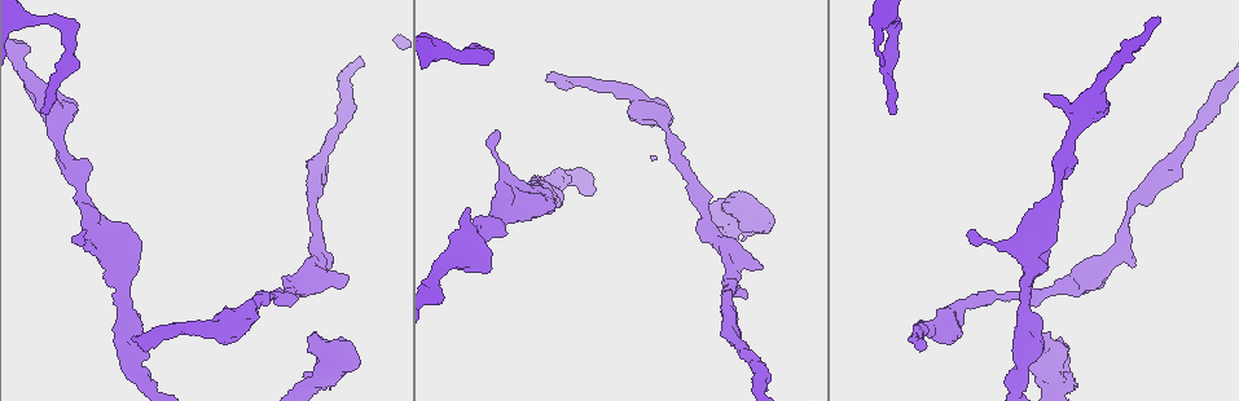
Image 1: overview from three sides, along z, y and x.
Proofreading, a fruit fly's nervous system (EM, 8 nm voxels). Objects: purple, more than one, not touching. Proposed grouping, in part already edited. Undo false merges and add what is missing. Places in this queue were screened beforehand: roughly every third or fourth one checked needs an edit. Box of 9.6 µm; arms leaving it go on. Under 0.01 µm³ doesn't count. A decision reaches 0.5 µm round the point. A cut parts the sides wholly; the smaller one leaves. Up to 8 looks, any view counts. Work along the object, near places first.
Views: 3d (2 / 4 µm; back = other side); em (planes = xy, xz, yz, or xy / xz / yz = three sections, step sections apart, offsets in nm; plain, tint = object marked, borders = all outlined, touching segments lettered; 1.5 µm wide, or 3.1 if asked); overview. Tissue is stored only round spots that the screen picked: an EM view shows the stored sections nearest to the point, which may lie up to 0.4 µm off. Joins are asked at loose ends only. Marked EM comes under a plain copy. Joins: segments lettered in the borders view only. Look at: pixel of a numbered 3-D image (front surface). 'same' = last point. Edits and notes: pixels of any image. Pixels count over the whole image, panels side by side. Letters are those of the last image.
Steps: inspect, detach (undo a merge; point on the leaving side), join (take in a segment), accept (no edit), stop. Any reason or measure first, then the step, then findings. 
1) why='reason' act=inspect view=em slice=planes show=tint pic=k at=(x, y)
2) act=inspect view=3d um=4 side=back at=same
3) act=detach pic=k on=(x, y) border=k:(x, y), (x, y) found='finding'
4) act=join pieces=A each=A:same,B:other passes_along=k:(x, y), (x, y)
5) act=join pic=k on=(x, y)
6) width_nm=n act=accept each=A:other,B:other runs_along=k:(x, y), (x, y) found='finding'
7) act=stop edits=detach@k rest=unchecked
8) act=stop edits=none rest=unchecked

why='branch stops here' act=inspect view=3d um=4 side=back pic=1 at=(762, 269)

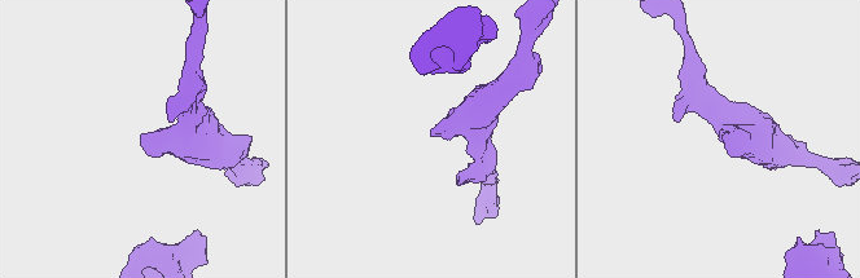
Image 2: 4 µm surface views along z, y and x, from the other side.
why='need the tissue' act=inspect view=em slice=planes show=borders pic=2 at=(143, 140)

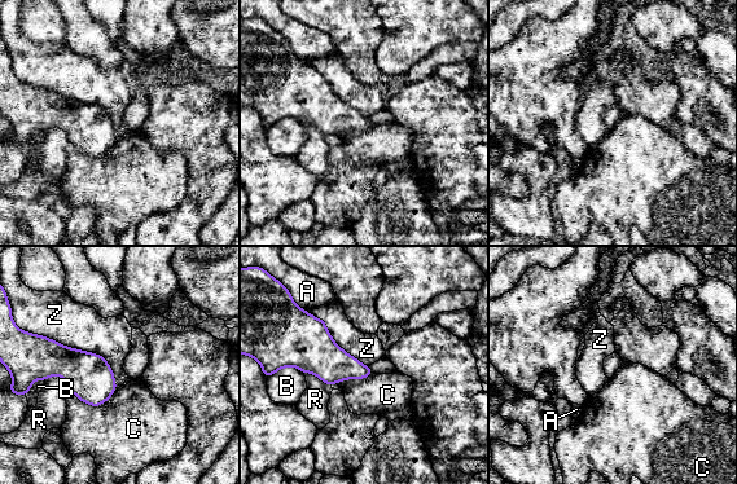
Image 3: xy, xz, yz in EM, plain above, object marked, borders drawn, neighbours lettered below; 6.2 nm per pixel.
act=accept each=A:other,B:other,C:other,R:other,Z:other border=3:(33, 333), (99, 353), (117, 387) found='no lettered segment goes on from it'

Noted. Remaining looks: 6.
why='branch stops here' act=inspect view=em slice=planes show=tint pic=1 at=(1044, 96)

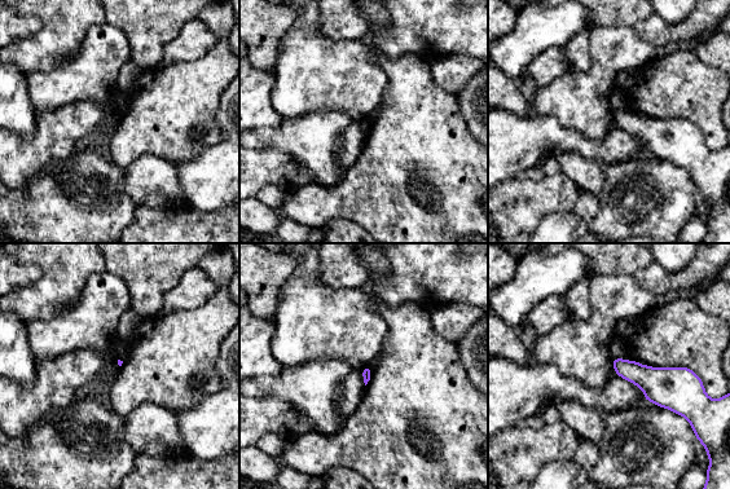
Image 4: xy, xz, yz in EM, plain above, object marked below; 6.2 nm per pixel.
act=inspect view=em slice=planes show=borders at=same

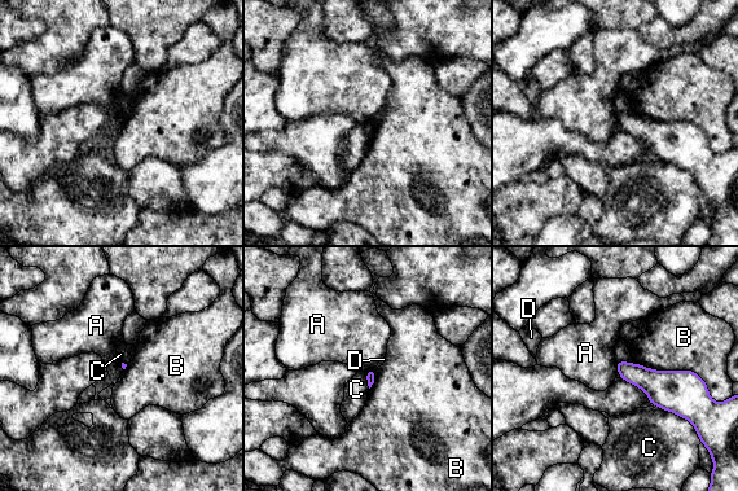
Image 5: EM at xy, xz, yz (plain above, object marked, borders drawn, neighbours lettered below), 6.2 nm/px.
act=accept each=A:other,B:other,C:other,D:other border=5:(615, 363), (618, 369) found='none of them fits'

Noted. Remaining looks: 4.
why='end of a long branch' act=inspect view=3d um=2 pic=1 at=(890, 111)

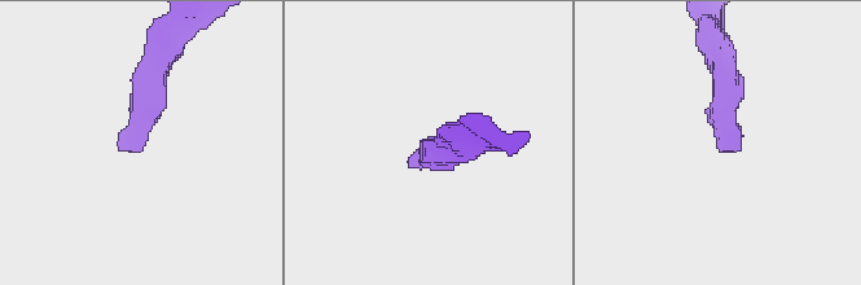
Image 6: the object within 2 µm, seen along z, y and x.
why='now the EM' act=inspect view=em slice=planes show=tint pic=6 at=(720, 148)

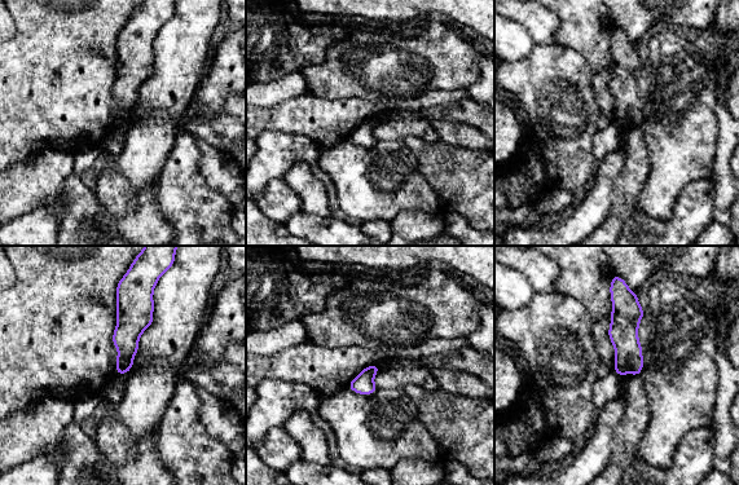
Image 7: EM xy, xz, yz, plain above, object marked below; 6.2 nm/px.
why='what lies round it' act=inspect view=em slice=planes show=borders at=same

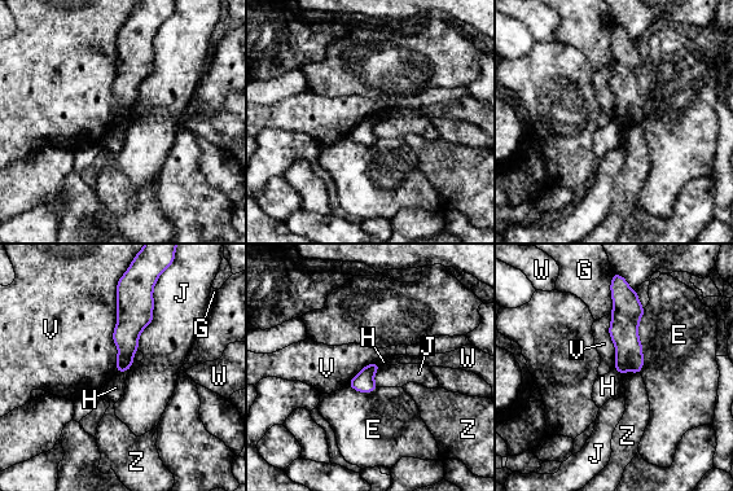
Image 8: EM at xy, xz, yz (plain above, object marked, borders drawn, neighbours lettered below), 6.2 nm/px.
width_nm=120 act=accept each=E:other,G:other,H:other,J:other,V:other,W:other,Z:other runs_along=8:(626, 290), (626, 341), (636, 369) found='none of them fits'

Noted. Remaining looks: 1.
act=stop edits=none rest=unchecked

